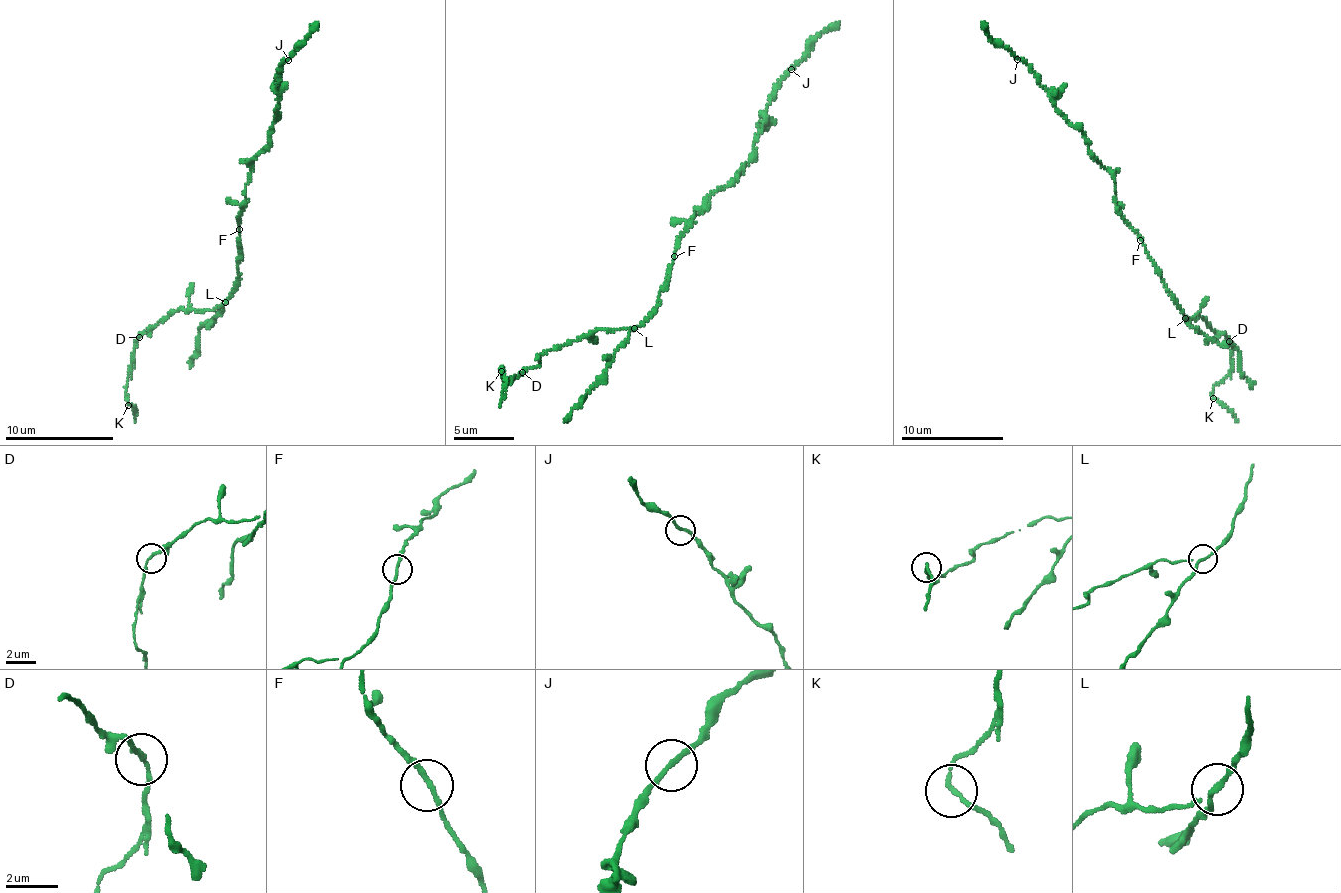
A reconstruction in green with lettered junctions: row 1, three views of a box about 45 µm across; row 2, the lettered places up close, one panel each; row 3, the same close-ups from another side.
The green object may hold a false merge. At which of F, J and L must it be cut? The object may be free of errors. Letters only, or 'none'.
L

